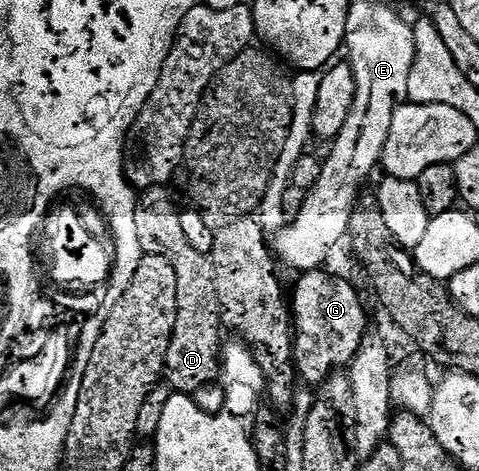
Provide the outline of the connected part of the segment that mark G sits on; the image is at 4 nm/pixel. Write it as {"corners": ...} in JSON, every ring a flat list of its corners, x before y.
{"corners":[[311,269,303,272,302,277,292,289,292,324,296,330,294,336,294,362,297,374,303,382,318,387,328,380,330,374,349,366,358,348,362,345,362,338,367,336,366,309,362,306,362,297,342,277,333,277,322,269]]}

